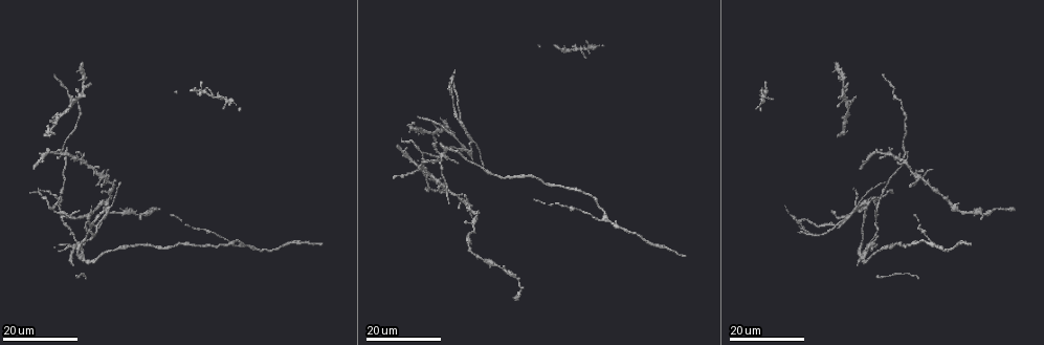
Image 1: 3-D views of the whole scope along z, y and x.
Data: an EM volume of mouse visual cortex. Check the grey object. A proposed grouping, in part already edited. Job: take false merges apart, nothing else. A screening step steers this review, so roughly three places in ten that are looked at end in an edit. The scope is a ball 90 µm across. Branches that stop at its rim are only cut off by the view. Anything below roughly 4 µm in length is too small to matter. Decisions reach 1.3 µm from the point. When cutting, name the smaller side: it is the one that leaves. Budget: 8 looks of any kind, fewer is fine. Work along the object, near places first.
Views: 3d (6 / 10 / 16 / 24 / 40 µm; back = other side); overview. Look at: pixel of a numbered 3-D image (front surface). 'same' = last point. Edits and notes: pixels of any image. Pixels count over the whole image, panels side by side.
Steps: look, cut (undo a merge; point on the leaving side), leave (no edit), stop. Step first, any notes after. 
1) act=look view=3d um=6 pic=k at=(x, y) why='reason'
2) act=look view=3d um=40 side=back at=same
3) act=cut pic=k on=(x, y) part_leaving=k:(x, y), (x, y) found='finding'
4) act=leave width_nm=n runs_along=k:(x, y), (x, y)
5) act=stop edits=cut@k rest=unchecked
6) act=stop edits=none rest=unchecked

act=look view=3d um=16 pic=1 at=(606, 221)

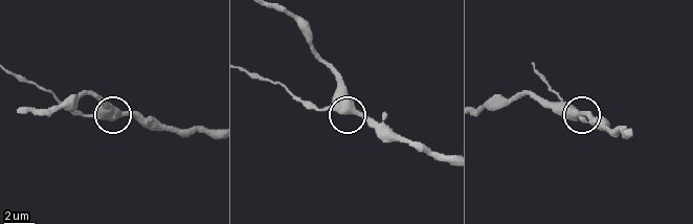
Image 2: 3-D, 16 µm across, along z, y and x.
act=look view=3d um=6 pic=2 at=(339, 108)

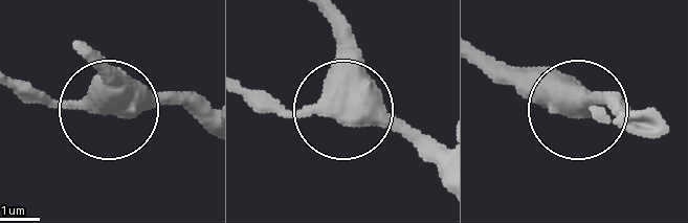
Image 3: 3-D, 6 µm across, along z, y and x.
act=leave runs_along=3:(326, 18), (339, 105), (249, 108) found='one neuron here'

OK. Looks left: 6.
act=look view=3d um=16 pic=1 at=(878, 197) why='looks like a crossing'

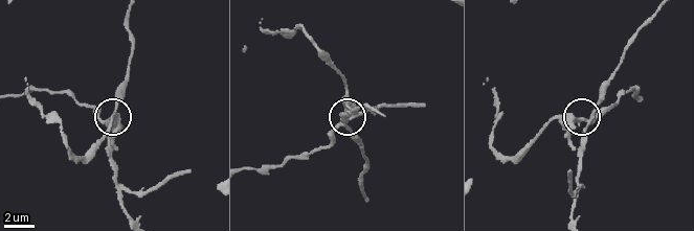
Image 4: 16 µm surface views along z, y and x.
act=look view=3d um=6 pic=4 at=(586, 121)

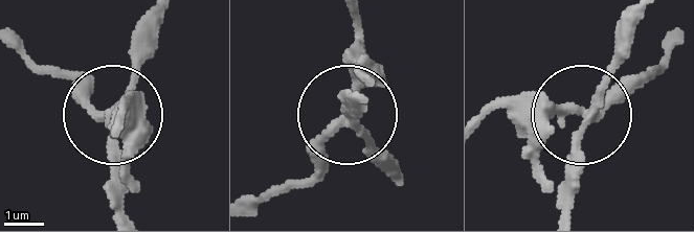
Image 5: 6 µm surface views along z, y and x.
act=cut pic=5 on=(83, 82) side_arm_um=10 part_leaving=5:(339, 115), (359, 18) found='two neurons meet here'

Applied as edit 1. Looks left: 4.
act=look view=3d um=24 pic=1 at=(62, 216)

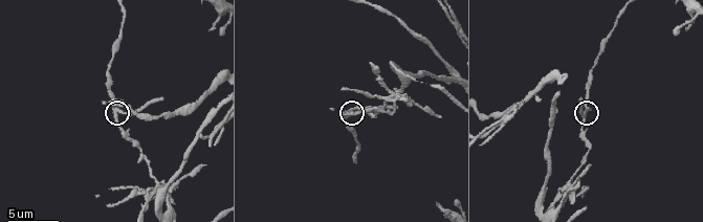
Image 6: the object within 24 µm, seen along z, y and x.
act=look view=3d um=6 pic=6 at=(120, 112)

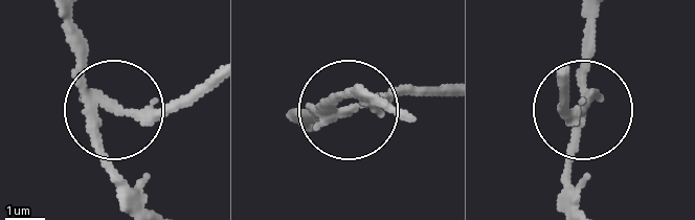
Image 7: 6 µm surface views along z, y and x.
act=cut pic=7 on=(147, 115) side_arm_um=5 part_leaving=7:(97, 97), (174, 108), (214, 88) found='two neurons meet here'

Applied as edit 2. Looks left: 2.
act=stop edits=cut@5,cut@7 rest=unchecked

